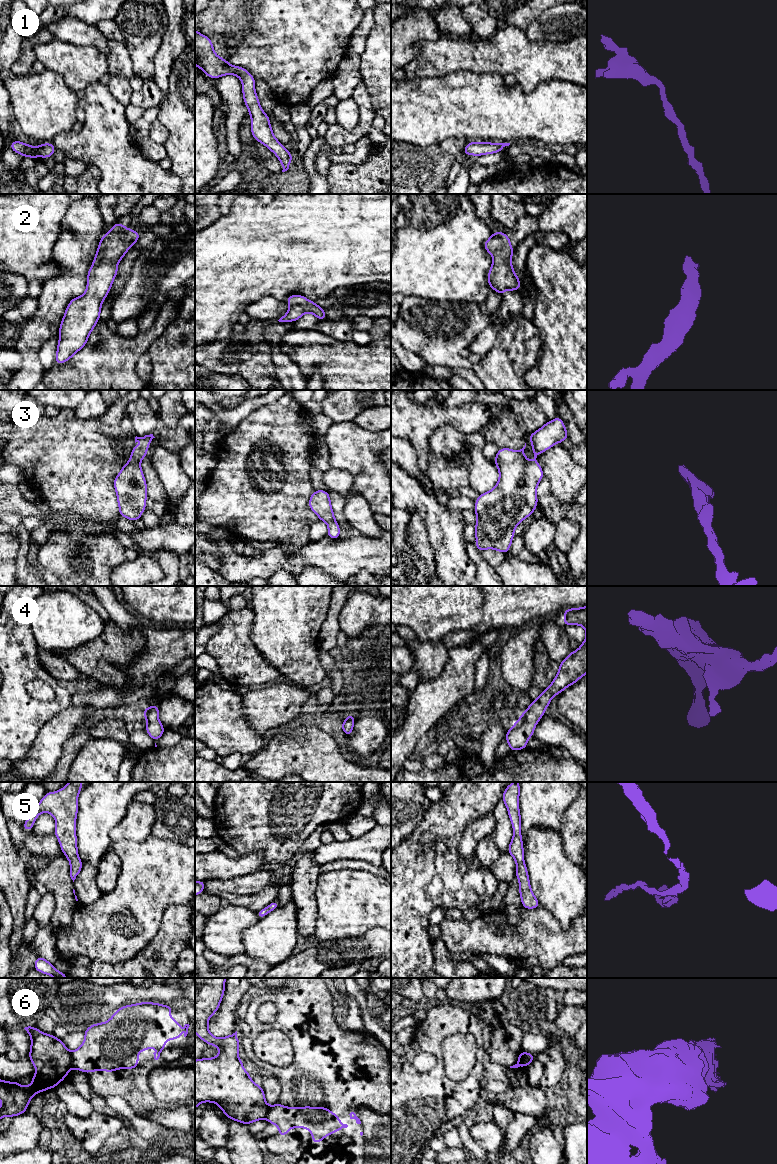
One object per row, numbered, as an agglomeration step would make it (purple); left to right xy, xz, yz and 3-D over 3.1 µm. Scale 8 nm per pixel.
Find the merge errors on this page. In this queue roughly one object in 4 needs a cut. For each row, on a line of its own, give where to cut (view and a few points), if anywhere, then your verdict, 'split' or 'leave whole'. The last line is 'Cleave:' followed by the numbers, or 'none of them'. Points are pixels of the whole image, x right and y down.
1: no cut; leave whole
2: no cut; leave whole
3: no cut; leave whole
4: no cut; leave whole
5: no cut; leave whole
6: cut in yz along (524, 1052), (526, 1066); split
Cleave: 6

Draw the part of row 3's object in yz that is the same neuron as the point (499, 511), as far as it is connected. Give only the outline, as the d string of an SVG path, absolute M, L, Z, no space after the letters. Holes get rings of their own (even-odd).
M555 417L552 421L546 422L540 429L528 436L532 443L534 460L528 461L525 456L525 446L519 451L510 448L500 448L493 462L499 470L499 480L495 487L479 494L475 501L474 513L477 515L475 526L475 546L478 551L494 549L507 554L513 540L514 529L528 516L532 515L538 505L537 486L544 477L543 470L536 458L540 453L545 452L557 443L569 439L563 420Z

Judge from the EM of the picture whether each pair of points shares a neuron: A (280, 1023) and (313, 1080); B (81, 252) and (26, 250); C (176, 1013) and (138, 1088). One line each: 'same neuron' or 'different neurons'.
A: same neuron
B: different neurons
C: same neuron

